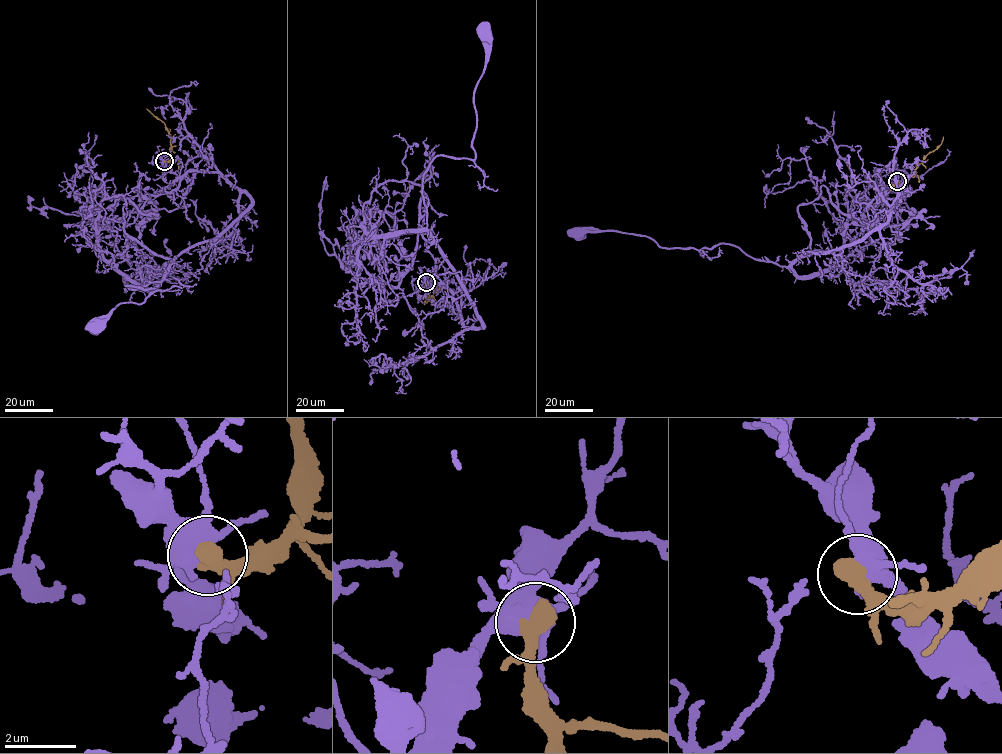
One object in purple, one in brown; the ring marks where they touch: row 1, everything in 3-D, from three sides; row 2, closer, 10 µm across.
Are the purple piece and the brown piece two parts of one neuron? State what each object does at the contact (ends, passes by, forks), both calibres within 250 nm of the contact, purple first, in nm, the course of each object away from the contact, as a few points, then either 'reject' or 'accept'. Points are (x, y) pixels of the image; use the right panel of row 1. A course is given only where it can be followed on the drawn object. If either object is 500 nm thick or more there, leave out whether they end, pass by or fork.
calibres 440 and 600 nm; course purple (897, 181), (908, 195), (879, 194), (886, 223), (787, 267), (724, 243), (671, 248), (619, 231), (580, 233); course brown (897, 181), (901, 183), (915, 173), (925, 156), (941, 145), (943, 136); reject

